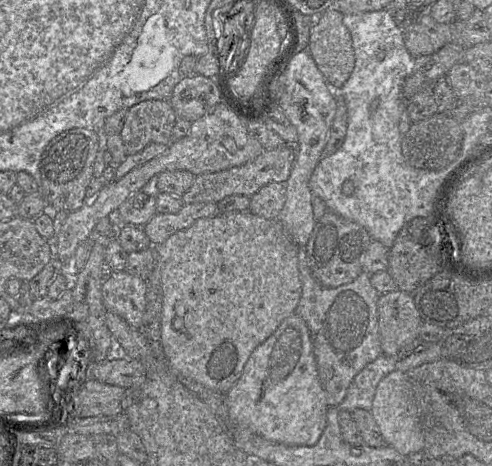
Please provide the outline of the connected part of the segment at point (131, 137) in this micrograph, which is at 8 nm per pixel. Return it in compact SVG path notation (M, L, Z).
M146 100L130 107L120 132L126 155L136 154L150 144L169 145L178 119L167 100Z

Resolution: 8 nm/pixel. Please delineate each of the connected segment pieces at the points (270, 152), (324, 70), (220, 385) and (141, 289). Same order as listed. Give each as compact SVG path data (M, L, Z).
M285 144L274 149L266 149L256 158L241 166L195 176L192 186L181 198L184 204L192 204L202 202L218 203L225 197L234 194L251 197L268 183L285 183L290 175L295 158L295 146L290 144Z
M327 9L315 18L307 47L326 82L334 91L339 91L342 88L355 66L352 38L348 28L343 23L343 17L344 14L335 9Z
M249 211L219 213L200 218L189 228L172 234L160 245L153 246L162 289L161 344L170 369L177 375L191 379L209 390L225 395L242 375L253 350L270 337L284 319L295 313L302 294L302 281L298 267L298 246L286 233L278 219L266 219Z
M113 271L111 277L101 285L103 303L107 311L124 319L131 327L139 329L146 309L146 281L124 271Z

